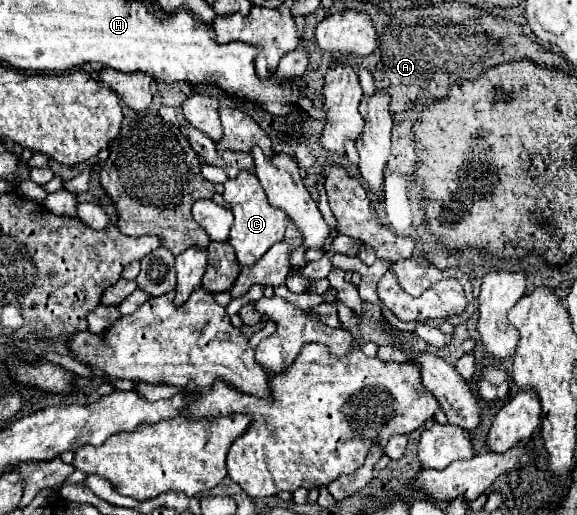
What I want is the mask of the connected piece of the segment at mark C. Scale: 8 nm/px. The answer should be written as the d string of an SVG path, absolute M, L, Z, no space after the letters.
M240 172L232 180L228 178L224 182L224 200L232 206L232 212L234 212L234 224L230 230L230 244L236 250L236 258L242 266L254 264L256 260L262 258L262 254L272 244L284 240L286 216L284 216L284 212L280 212L278 208L272 208L268 204L266 192L252 172Z

